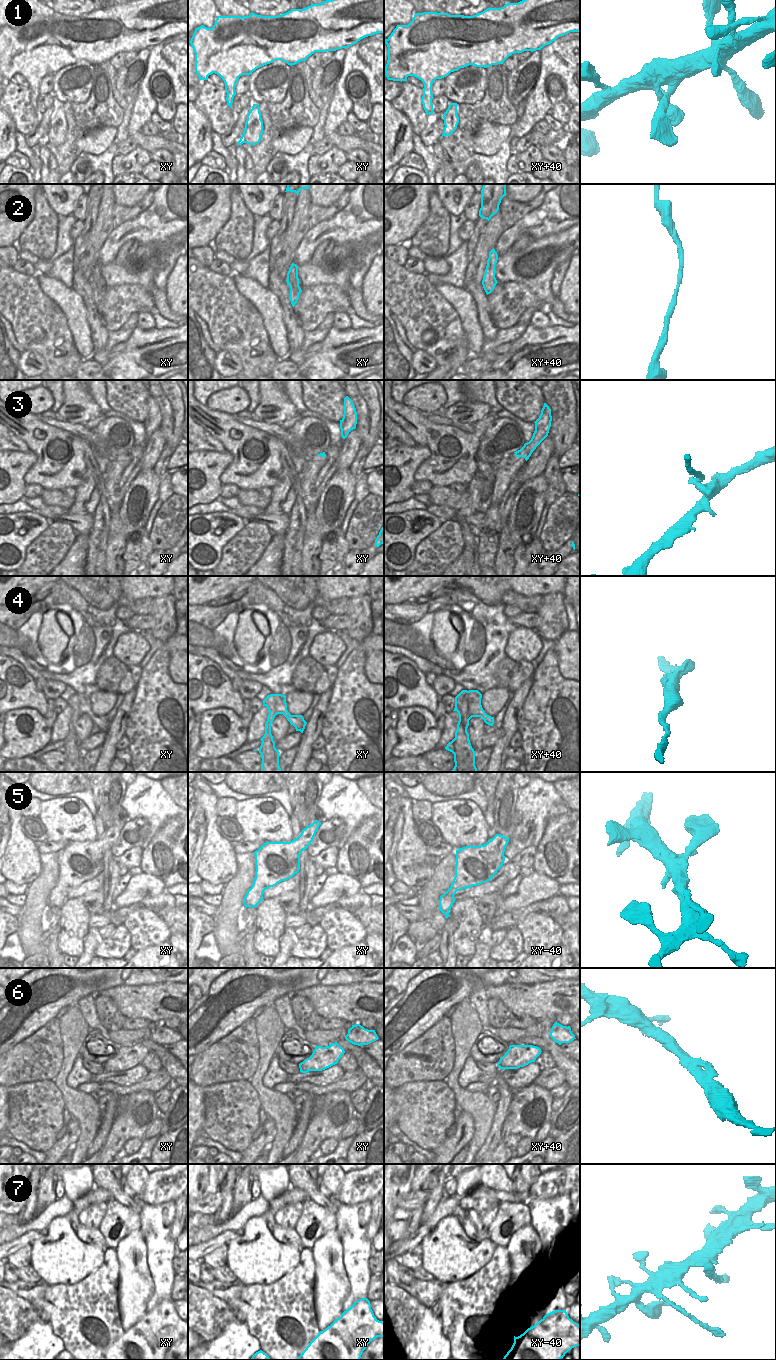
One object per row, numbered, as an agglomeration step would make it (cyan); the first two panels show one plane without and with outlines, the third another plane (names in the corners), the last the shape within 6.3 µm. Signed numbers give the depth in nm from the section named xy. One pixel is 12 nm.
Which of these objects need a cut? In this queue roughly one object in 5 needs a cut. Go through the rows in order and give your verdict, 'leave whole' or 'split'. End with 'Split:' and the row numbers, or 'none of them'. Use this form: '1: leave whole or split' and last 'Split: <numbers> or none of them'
1: leave whole
2: leave whole
3: split
4: leave whole
5: leave whole
6: leave whole
7: split
Split: 3, 7

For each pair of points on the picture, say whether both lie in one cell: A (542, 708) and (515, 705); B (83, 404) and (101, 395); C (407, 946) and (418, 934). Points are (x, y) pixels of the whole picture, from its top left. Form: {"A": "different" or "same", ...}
{"A": "different", "B": "different", "C": "different"}

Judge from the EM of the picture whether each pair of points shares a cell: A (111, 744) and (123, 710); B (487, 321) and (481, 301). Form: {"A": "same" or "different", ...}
{"A": "same", "B": "same"}

